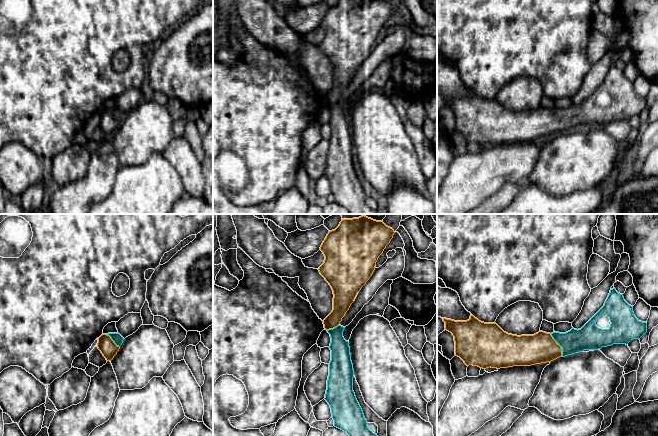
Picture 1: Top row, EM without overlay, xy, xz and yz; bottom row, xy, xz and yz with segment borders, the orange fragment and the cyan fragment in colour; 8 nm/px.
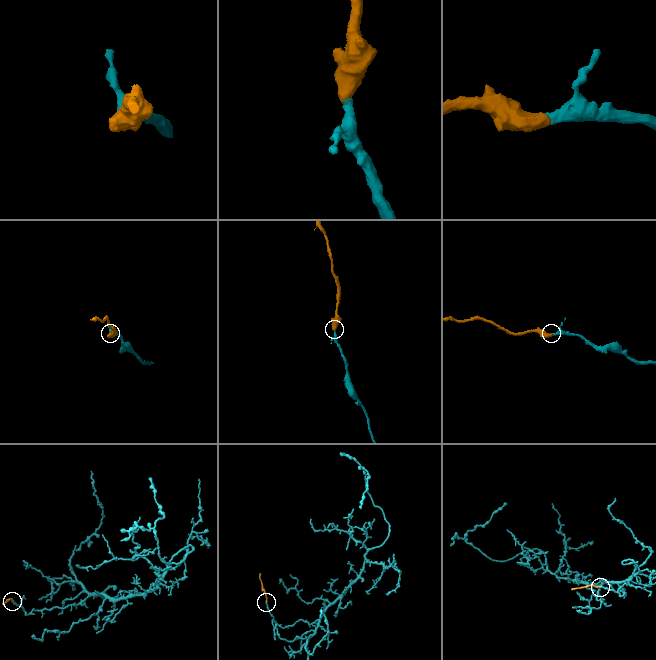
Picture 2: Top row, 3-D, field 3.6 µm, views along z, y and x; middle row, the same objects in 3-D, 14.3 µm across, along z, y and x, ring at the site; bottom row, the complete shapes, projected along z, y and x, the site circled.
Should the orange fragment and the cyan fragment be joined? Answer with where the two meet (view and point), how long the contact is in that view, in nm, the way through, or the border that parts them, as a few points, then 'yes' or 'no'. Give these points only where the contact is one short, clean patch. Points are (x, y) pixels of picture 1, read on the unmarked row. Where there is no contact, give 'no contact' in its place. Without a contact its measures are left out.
yz (559, 121) | 200 nm | across yz (539, 124), (559, 121), (589, 113) | yes

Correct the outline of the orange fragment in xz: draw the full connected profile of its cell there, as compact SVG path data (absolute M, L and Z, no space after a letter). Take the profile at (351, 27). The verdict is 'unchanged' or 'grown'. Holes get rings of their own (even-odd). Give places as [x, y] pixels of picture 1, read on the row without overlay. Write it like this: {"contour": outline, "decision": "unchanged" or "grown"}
{"contour": "M339 0L335 6L329 7L320 23L320 26L325 32L325 36L318 46L329 59L334 70L333 86L323 96L324 104L331 113L329 122L331 126L331 137L329 139L329 152L324 175L330 181L334 202L346 208L350 214L378 214L378 212L368 204L367 196L364 193L363 187L353 167L354 146L351 137L350 123L349 118L343 113L345 103L341 102L340 98L354 78L357 69L372 52L379 32L390 19L394 9L394 6L385 0Z", "decision": "grown"}

